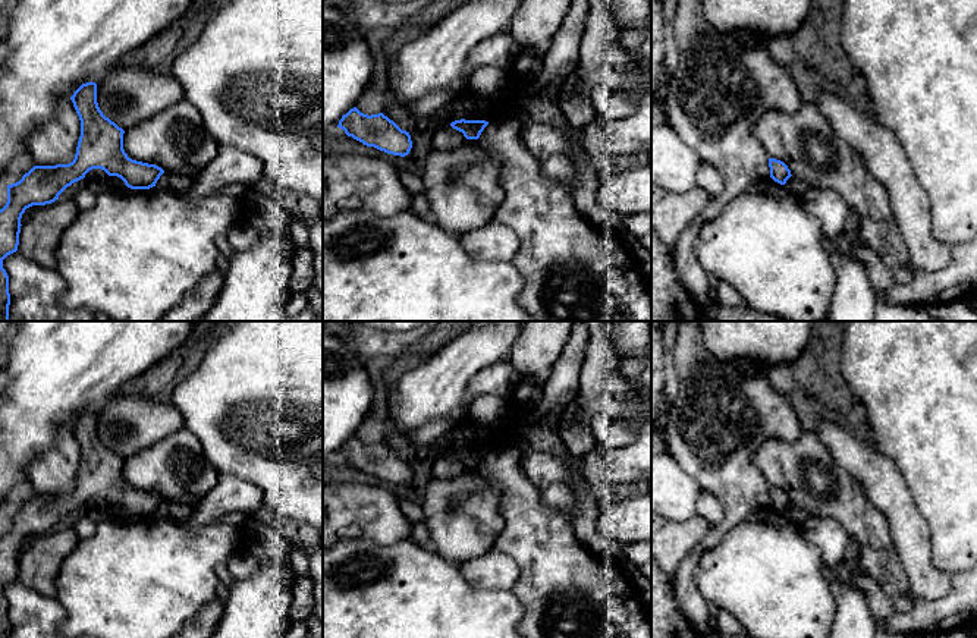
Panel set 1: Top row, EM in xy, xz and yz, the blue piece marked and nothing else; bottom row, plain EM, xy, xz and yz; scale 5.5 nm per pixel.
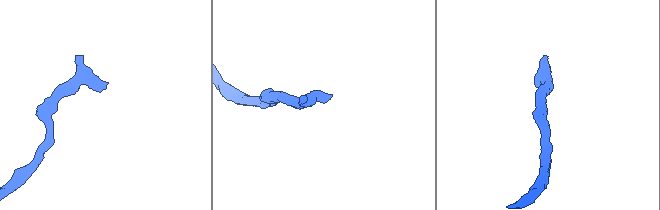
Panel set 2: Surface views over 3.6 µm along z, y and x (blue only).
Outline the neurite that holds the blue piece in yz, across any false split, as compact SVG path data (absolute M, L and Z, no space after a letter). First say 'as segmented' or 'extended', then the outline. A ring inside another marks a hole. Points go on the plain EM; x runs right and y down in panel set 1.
as segmented; M769 487L769 496L770 506L780 513L785 513L786 509L792 505L788 494L780 488Z

